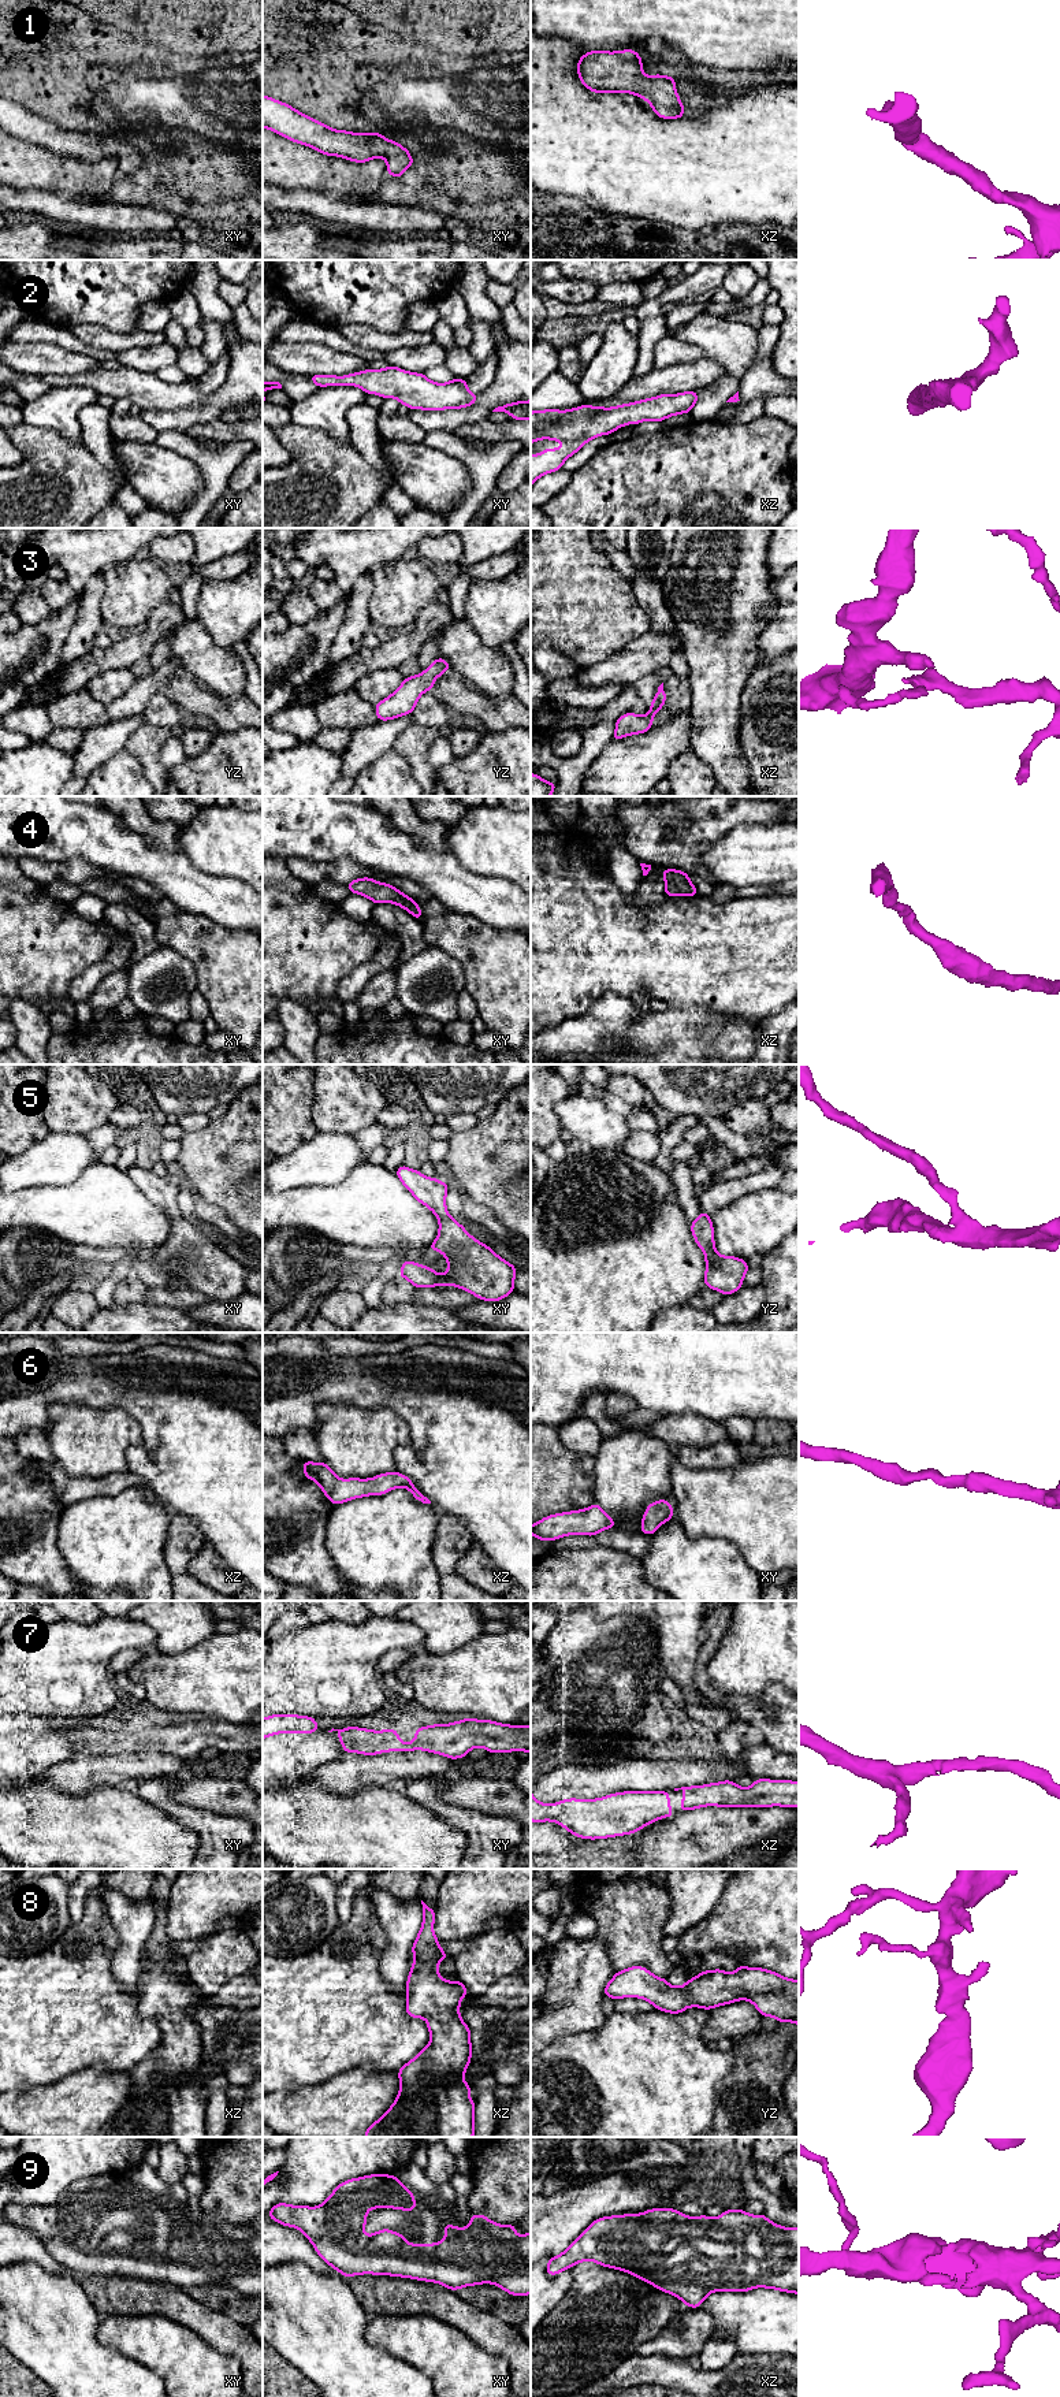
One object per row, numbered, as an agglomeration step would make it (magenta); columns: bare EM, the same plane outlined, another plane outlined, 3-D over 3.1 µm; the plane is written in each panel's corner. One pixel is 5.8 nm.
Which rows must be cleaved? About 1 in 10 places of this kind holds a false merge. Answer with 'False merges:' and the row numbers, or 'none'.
False merges: none

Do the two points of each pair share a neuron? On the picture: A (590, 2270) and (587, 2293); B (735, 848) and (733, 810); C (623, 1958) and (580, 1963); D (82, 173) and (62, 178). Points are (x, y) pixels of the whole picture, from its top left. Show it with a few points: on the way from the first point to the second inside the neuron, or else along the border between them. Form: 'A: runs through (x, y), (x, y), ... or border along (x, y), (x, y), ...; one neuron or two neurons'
A: runs through (590, 2275), (590, 2288); one neuron
B: border along (765, 824), (737, 825), (721, 835), (709, 848); two neurons
C: border along (595, 1935), (606, 1947), (609, 1961), (616, 1970); two neurons
D: runs through (77, 177), (67, 177); one neuron

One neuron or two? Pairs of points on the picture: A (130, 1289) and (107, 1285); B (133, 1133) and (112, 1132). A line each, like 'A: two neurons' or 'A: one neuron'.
A: two neurons
B: two neurons

